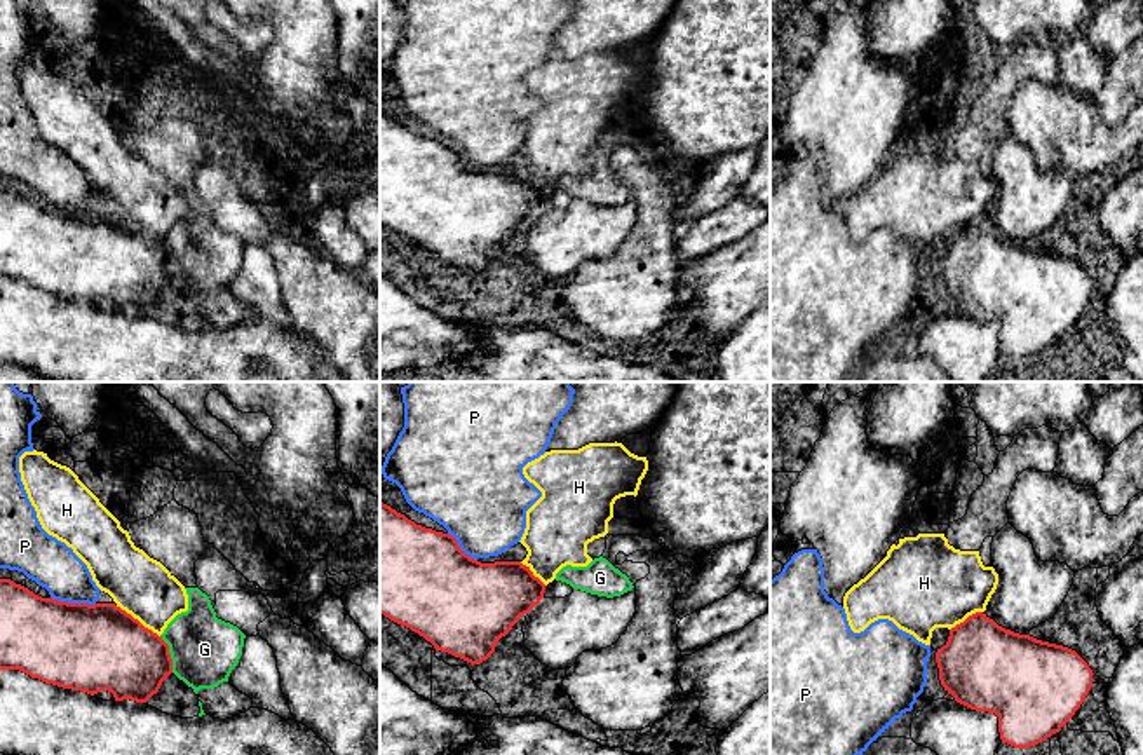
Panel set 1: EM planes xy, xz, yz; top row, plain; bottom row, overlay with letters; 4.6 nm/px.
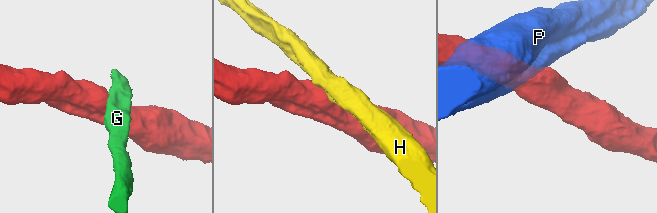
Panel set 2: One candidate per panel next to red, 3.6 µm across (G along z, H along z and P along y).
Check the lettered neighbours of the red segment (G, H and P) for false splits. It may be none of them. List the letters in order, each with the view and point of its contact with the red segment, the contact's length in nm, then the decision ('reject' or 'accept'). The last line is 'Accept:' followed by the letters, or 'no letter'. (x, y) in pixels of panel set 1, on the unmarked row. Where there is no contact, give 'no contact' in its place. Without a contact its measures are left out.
G: contact xy (169, 264); length 190 nm; reject
H: contact xy (136, 229); length 260 nm; reject
P: contact xy (74, 213); length 220 nm; reject
Accept: no letter

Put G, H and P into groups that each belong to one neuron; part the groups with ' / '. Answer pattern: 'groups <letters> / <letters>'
groups G / H / P

